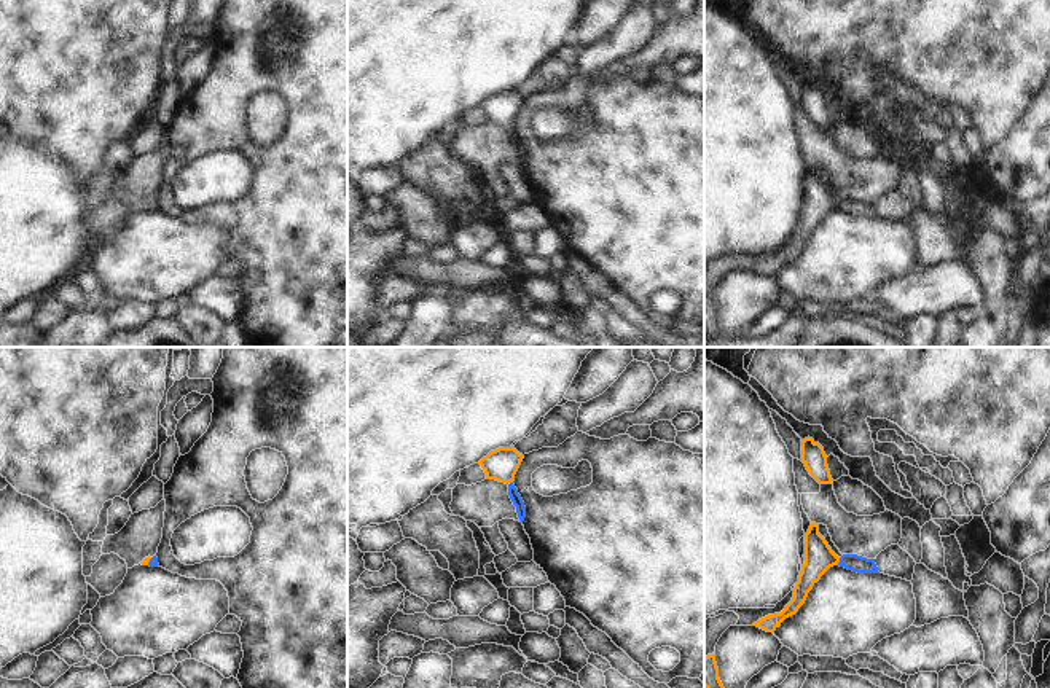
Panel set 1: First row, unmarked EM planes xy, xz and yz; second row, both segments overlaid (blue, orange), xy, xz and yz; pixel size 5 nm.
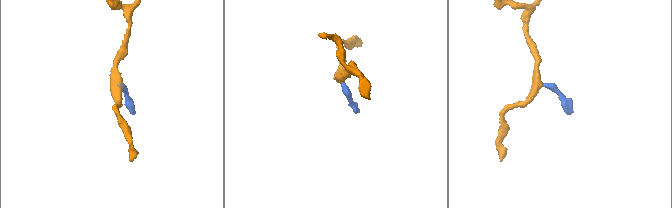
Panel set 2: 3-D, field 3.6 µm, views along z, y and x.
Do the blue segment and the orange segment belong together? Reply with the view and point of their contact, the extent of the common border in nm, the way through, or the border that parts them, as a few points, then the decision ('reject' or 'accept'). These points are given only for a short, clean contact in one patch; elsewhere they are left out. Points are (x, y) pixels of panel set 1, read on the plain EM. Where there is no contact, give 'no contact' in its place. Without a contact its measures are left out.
yz (840, 204) | 40 nm | across yz (854, 206), (840, 204), (819, 201) | accept

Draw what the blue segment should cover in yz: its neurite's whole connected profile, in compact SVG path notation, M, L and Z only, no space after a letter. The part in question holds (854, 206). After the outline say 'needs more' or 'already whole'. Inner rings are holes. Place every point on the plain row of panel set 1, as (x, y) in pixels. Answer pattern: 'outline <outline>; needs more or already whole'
outline M811 166L805 177L805 207L801 209L798 225L792 233L792 244L781 256L768 258L752 269L774 277L786 261L798 255L798 252L805 247L808 236L821 223L821 220L836 207L857 217L880 217L875 202L867 202L857 197L843 197L838 201L825 182L819 177L819 167Z; needs more

